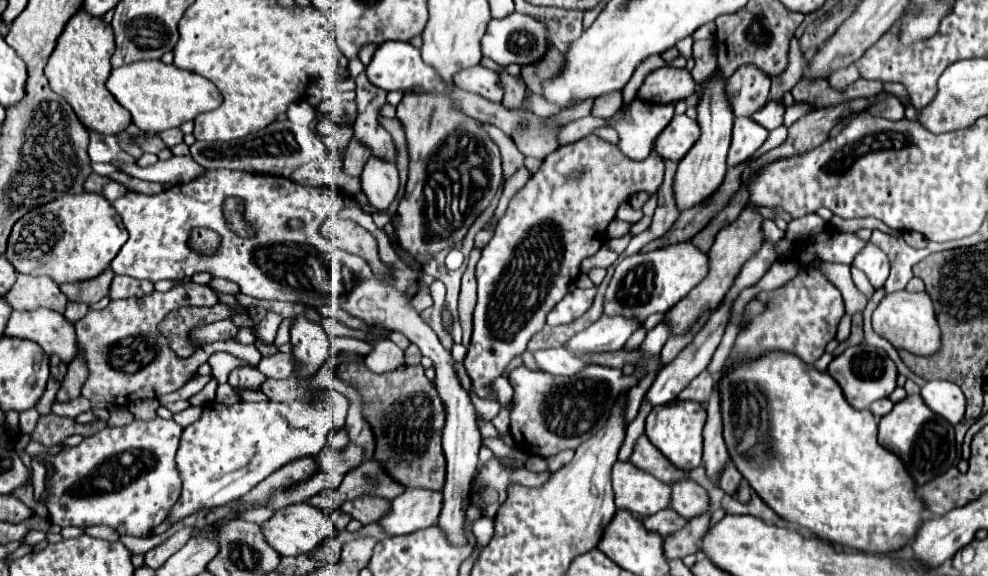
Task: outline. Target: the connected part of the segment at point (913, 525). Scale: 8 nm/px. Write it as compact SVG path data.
M769 352L757 362L727 370L719 386L723 436L731 462L781 518L811 530L831 544L873 554L897 552L915 538L925 506L915 492L913 478L899 456L877 442L877 420L873 414L869 410L859 412L847 404L839 384L829 374L803 364L795 354Z

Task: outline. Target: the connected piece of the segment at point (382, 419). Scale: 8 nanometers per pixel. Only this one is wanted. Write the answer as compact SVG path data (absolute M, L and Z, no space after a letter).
M342 364L335 373L363 392L367 400L365 416L377 438L373 456L385 470L407 488L441 490L445 484L445 456L441 448L445 410L423 366L403 366L395 372L373 374L365 366Z

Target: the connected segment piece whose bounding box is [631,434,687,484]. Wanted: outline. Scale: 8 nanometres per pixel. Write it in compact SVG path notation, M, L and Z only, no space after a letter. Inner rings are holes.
M639 436L637 444L635 444L635 452L631 456L631 464L635 464L637 468L653 474L655 478L671 484L671 482L679 482L683 478L687 478L687 472L675 468L649 440L647 436Z

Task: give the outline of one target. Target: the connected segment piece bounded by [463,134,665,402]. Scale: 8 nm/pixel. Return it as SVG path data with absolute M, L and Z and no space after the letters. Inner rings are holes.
M595 134L573 144L565 144L543 160L541 170L533 174L529 182L511 198L505 216L497 224L493 240L483 248L481 260L475 268L477 306L473 312L471 344L463 360L465 372L471 378L471 392L475 392L479 398L497 402L497 396L491 388L493 380L503 376L509 362L525 352L531 336L545 326L545 316L549 310L577 280L581 262L603 246L607 240L607 226L615 218L619 204L641 190L649 194L657 192L663 182L663 172L663 158L655 150L645 160L631 160L623 156L615 144Z

